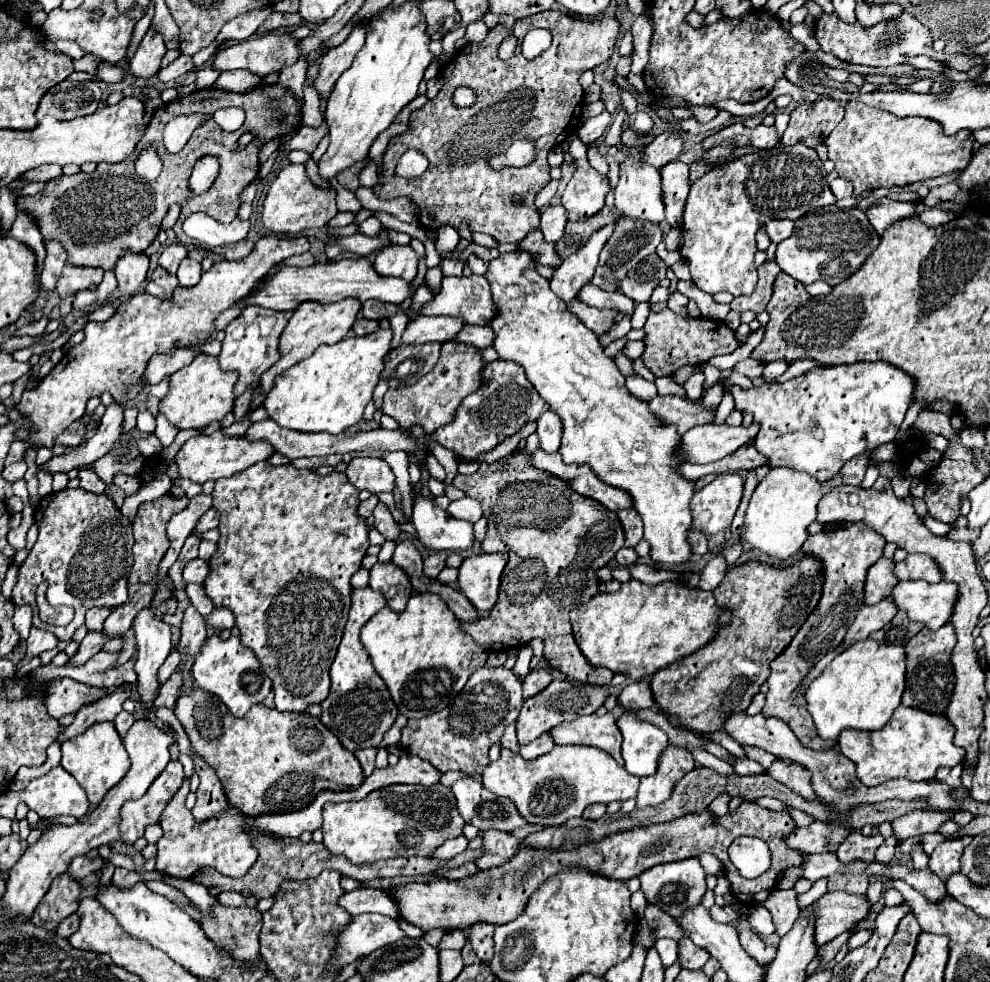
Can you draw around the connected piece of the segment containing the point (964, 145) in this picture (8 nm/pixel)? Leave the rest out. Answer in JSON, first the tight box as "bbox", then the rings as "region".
{"bbox":[826,103,974,195],"region":[[[848,103],[844,119],[826,139],[828,157],[834,161],[836,173],[854,185],[856,195],[864,189],[910,185],[962,171],[972,157],[972,145],[974,137],[970,131],[958,131],[948,137],[940,123],[932,119],[898,119],[864,103]]]}

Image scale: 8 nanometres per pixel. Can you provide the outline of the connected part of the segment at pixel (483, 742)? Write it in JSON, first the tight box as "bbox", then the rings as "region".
{"bbox":[400,667,522,775],"region":[[[506,667],[478,669],[462,693],[458,693],[446,709],[426,715],[422,719],[410,719],[402,729],[400,745],[438,771],[462,771],[464,775],[482,775],[484,767],[490,765],[488,749],[492,743],[500,741],[504,727],[518,719],[522,709],[522,683]]]}

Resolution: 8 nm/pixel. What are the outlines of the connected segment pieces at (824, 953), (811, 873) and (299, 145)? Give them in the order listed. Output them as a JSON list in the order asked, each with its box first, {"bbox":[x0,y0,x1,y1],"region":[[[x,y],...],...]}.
[{"bbox":[818,931,852,963],"region":[[[846,931],[846,933],[842,933],[842,935],[838,935],[834,941],[830,941],[830,943],[826,943],[824,947],[820,947],[820,951],[818,951],[818,955],[822,957],[822,963],[828,963],[828,961],[832,961],[834,959],[834,955],[838,953],[838,949],[844,945],[844,943],[848,943],[848,939],[850,939],[850,935],[852,935],[852,931]]]},{"bbox":[802,853,844,883],"region":[[[820,853],[820,855],[806,855],[802,861],[802,877],[810,879],[812,883],[822,879],[822,877],[830,877],[836,871],[844,871],[844,865],[838,861],[838,857],[834,853]]]},{"bbox":[282,123,328,153],"region":[[[322,123],[320,127],[302,127],[298,129],[298,133],[286,143],[284,151],[282,153],[288,153],[288,151],[294,151],[294,149],[302,149],[306,153],[312,153],[318,143],[322,141],[322,137],[328,133],[328,125]]]}]

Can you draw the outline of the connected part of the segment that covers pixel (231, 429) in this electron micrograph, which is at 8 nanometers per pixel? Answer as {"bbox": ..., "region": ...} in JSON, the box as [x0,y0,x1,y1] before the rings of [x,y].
{"bbox":[222,417,252,436],"region":[[[244,417],[244,420],[235,421],[234,424],[222,429],[222,432],[228,436],[244,436],[252,422]]]}

